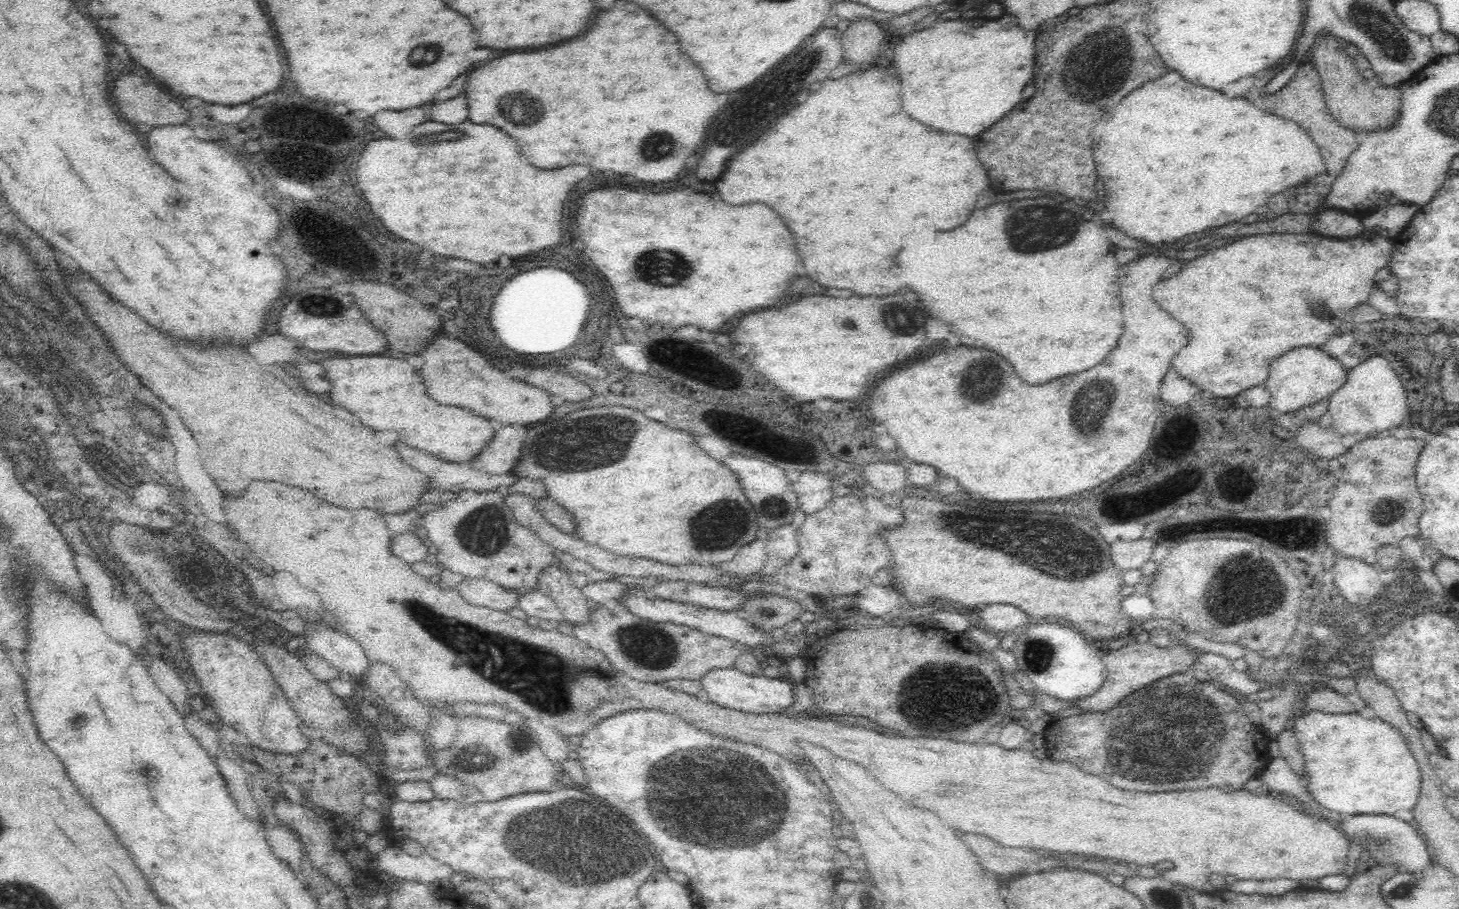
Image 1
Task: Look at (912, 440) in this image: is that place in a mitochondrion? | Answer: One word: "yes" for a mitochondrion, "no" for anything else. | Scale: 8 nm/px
no

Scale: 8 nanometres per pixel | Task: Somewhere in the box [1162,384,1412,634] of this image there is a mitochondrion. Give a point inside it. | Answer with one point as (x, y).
(1243, 583)

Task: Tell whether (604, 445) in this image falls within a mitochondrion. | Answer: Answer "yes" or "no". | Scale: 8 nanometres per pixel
yes

